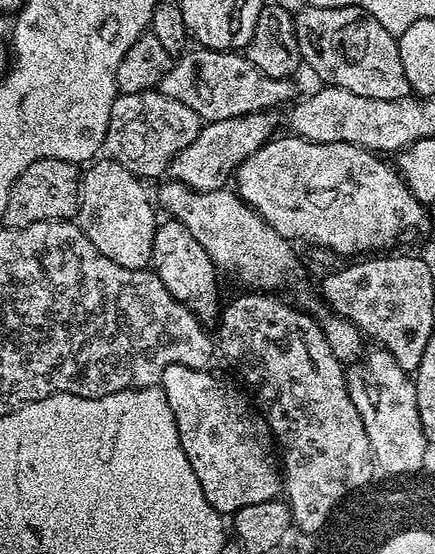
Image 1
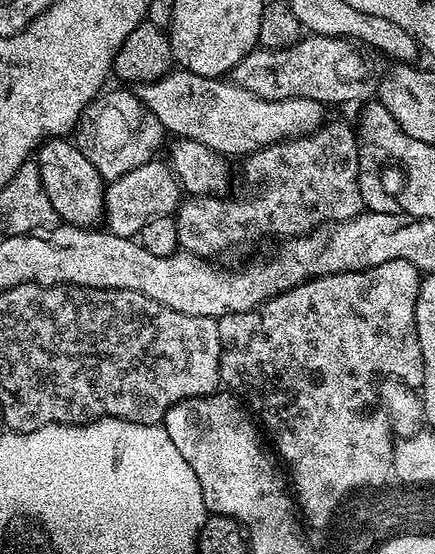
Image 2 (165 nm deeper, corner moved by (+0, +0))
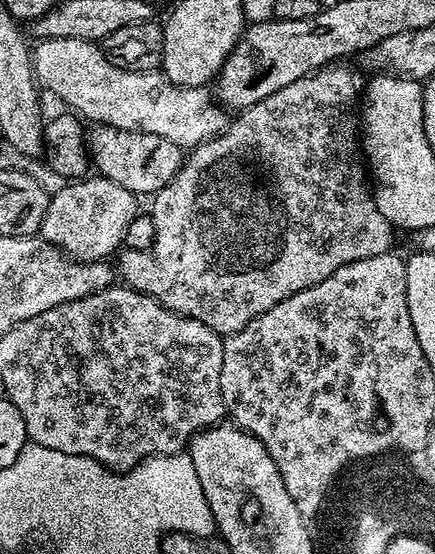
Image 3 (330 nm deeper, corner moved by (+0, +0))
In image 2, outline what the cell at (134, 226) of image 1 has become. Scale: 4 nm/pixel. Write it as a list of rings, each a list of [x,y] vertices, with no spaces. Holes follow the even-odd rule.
[[[63,137],[45,140],[36,152],[39,172],[42,174],[42,186],[50,206],[60,215],[66,225],[73,224],[73,229],[88,230],[99,225],[104,218],[104,189],[106,181],[94,169],[94,164],[86,158],[83,149],[76,148]]]

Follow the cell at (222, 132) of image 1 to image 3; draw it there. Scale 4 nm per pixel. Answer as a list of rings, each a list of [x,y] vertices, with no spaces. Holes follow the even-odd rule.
[[[99,174],[65,184],[68,184],[65,188],[49,195],[39,235],[74,260],[87,262],[108,258],[112,251],[115,253],[123,245],[126,226],[130,226],[138,214],[137,193]]]

